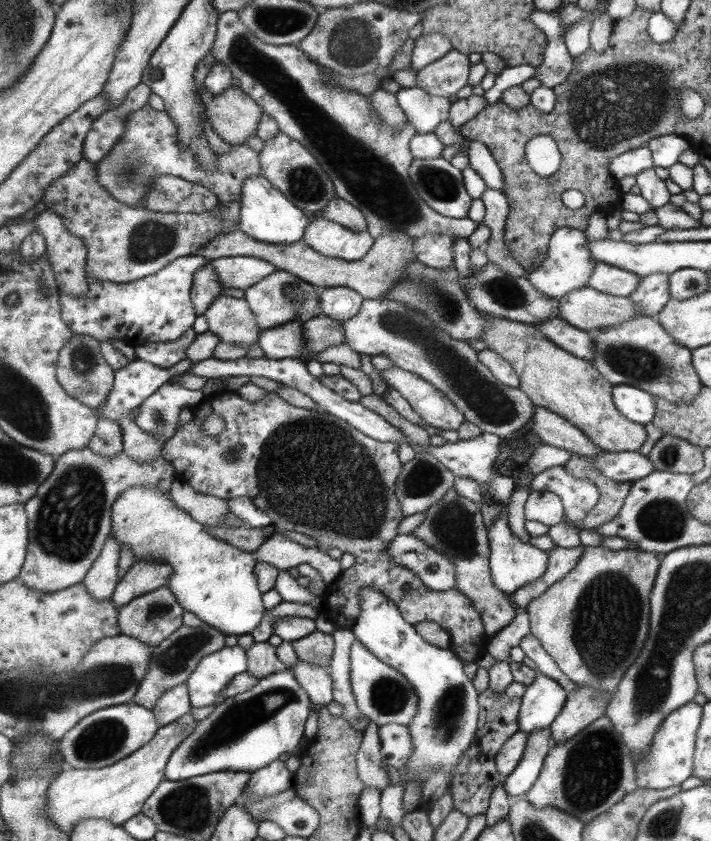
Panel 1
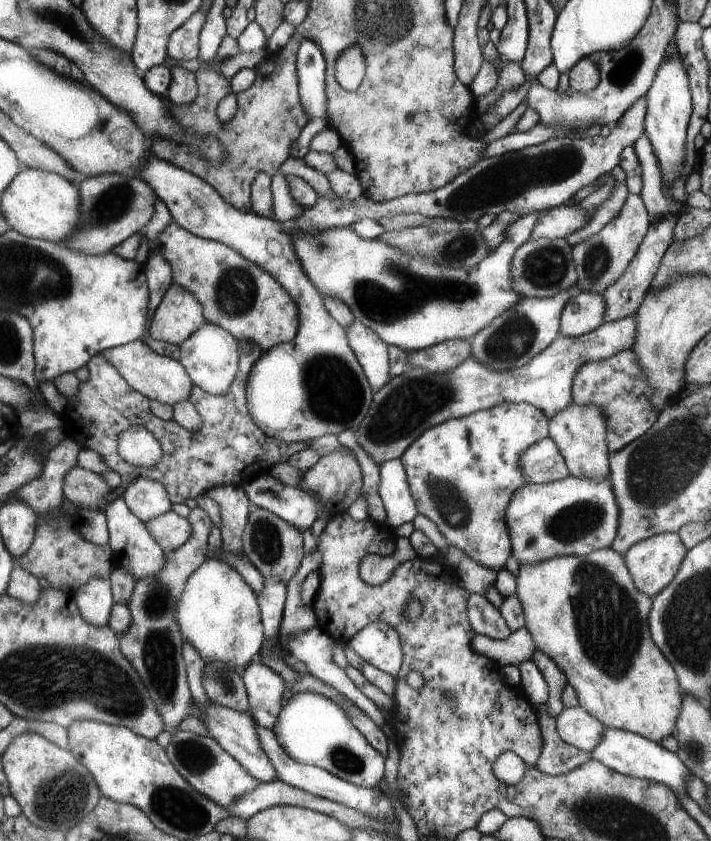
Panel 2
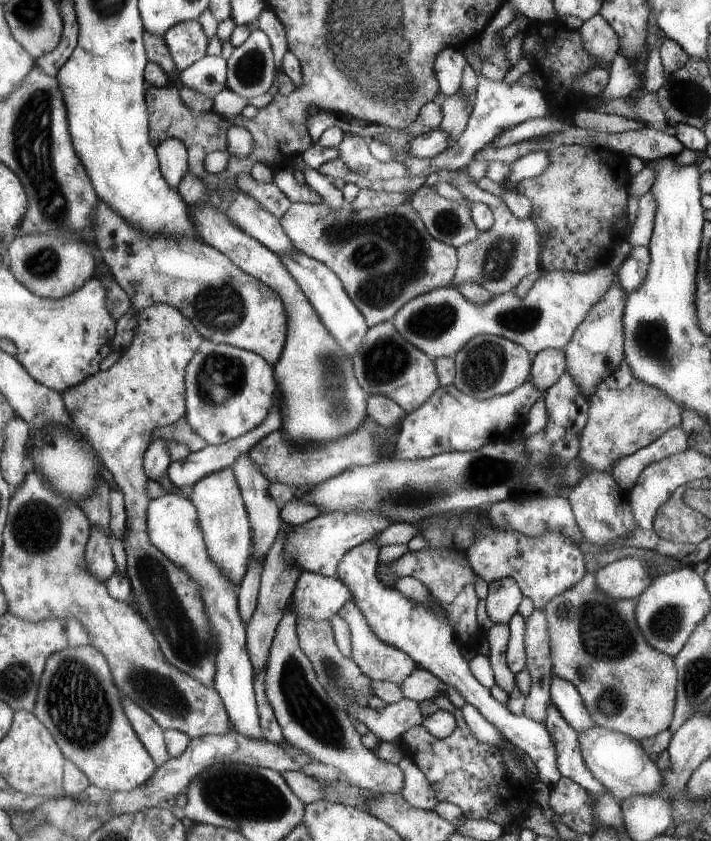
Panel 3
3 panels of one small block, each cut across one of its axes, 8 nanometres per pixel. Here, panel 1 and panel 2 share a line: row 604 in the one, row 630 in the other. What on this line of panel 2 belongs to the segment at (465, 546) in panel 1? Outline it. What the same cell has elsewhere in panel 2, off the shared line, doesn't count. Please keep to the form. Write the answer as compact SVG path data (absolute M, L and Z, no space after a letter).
M469 594L466 612L470 627L477 635L485 635L500 641L506 639L511 632L501 613L490 603L483 594Z

